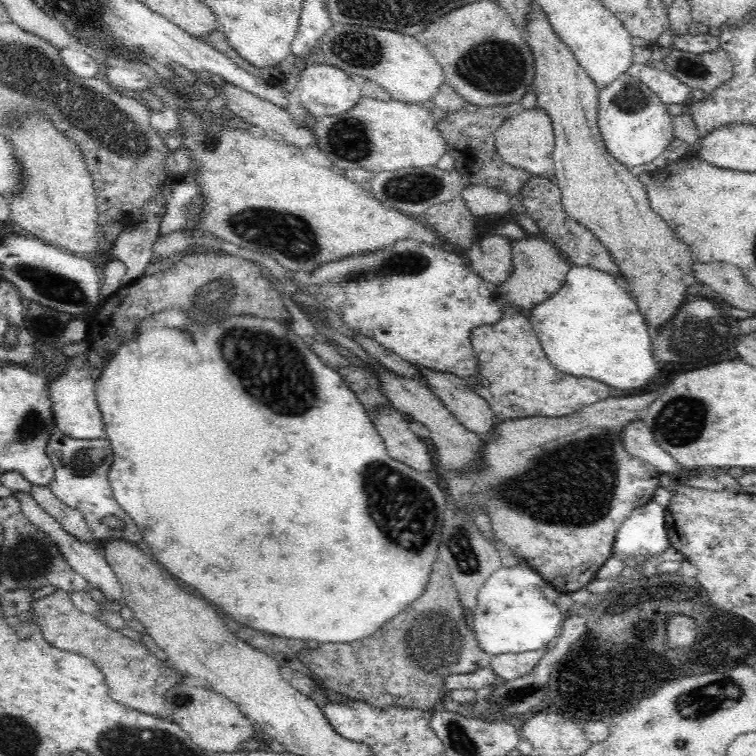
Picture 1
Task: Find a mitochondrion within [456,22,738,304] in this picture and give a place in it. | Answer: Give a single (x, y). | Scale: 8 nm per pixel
(630, 98)

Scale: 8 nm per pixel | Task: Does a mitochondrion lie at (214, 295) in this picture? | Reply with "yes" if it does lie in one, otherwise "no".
yes

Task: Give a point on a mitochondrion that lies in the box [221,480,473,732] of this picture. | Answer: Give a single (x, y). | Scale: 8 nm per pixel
(433, 648)

